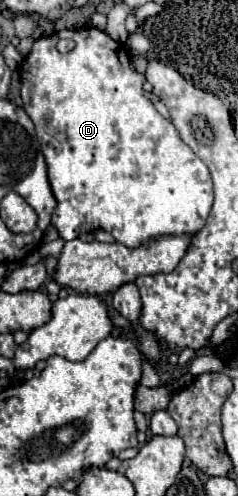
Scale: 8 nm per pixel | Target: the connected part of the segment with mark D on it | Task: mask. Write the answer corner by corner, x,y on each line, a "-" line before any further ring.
85,27
67,29
65,37
75,39
75,49
67,55
57,51
59,35
41,37
33,43
29,59
21,65
23,109
35,123
49,167
49,183
57,199
51,223
65,241
95,229
109,231
125,247
141,247
149,239
163,235
197,233
213,205
213,181
207,165
183,143
169,119
157,113
143,93
145,77
131,67
129,53
107,33

